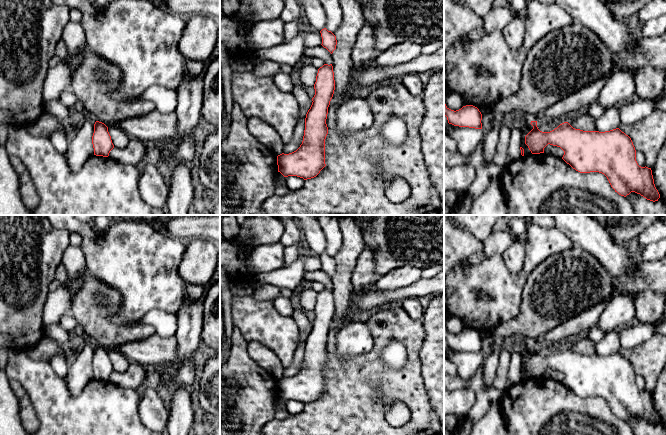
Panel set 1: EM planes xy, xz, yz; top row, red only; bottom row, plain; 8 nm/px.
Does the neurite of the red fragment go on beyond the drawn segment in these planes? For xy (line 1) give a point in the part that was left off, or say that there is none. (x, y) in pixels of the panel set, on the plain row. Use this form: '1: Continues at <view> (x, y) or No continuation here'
1: No continuation here

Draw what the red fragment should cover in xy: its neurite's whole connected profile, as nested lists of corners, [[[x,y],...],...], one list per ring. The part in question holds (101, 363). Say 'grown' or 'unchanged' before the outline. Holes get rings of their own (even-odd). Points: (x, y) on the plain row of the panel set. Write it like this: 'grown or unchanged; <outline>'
unchanged; [[[99,345],[94,348],[94,357],[92,360],[94,379],[108,381],[110,375],[114,372],[108,351]]]

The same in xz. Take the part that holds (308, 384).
unchanged; [[[324,288],[318,293],[314,313],[313,326],[305,342],[302,368],[292,377],[277,380],[278,396],[284,401],[311,403],[326,390],[325,363],[328,358],[326,343],[335,314],[332,288]]]

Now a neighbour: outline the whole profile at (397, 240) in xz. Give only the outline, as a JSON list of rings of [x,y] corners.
[[[350,215],[361,228],[368,247],[374,250],[376,274],[382,276],[403,266],[421,269],[444,265],[444,215]]]

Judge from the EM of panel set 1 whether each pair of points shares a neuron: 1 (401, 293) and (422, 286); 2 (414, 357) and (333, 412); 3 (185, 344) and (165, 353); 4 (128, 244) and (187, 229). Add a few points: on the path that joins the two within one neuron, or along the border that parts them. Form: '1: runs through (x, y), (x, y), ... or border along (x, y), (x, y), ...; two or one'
1: runs through (406, 292), (417, 289); one
2: runs through (398, 379), (392, 385), (367, 387), (355, 399); one
3: border along (174, 337), (177, 343), (177, 353), (180, 362); two
4: border along (168, 233), (185, 242); two

